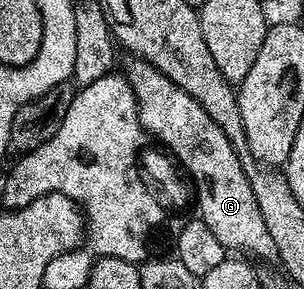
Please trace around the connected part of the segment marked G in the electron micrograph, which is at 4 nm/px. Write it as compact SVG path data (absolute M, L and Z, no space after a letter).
M132 59L126 76L136 96L140 124L184 166L196 191L195 208L199 220L210 227L226 251L235 251L261 262L275 262L278 248L266 229L254 191L250 191L250 179L246 179L240 157L222 127L210 119L198 99L166 79L166 75L162 75L162 71L155 69L149 61Z

